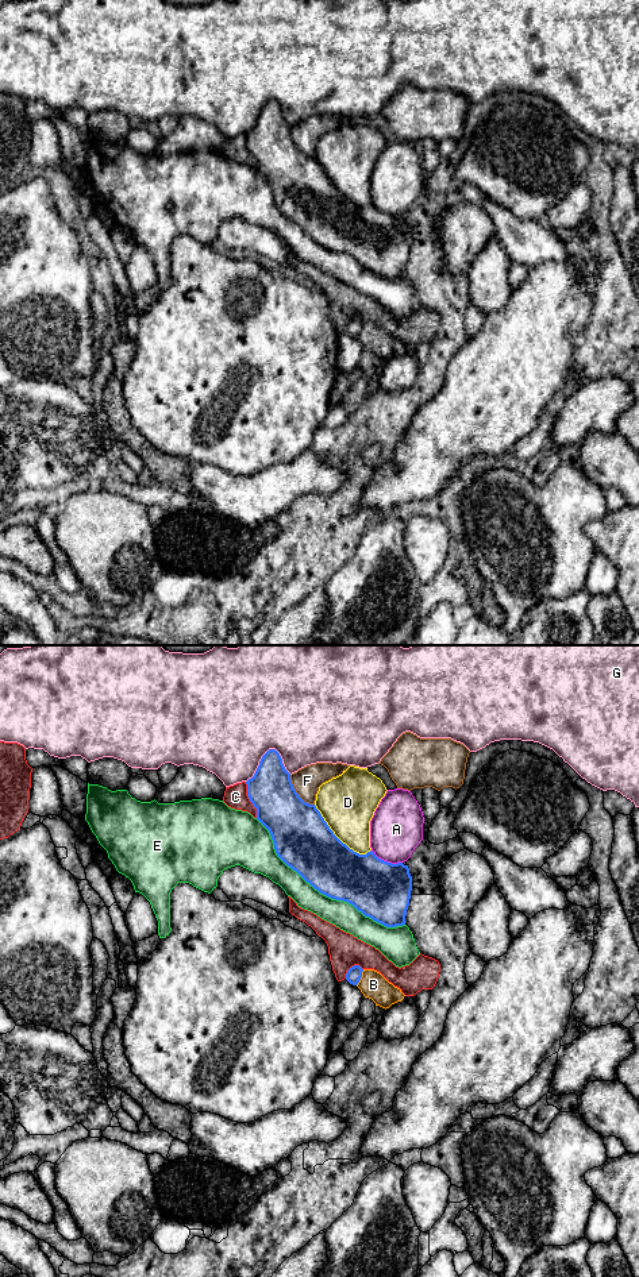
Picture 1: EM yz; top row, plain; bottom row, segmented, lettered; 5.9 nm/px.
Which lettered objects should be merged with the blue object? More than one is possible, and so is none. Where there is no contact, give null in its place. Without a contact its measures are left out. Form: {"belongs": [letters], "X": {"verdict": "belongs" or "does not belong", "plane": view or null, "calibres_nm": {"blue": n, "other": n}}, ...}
{"belongs": [], "A": {"verdict": "does not belong", "plane": "yz", "calibres_nm": {"blue": 340, "other": 320}}, "B": {"verdict": "does not belong", "plane": "yz", "calibres_nm": {"blue": 90, "other": 160}}, "C": {"verdict": "does not belong", "plane": "yz", "calibres_nm": {"blue": 280, "other": 140}}, "D": {"verdict": "does not belong", "plane": "yz", "calibres_nm": {"blue": 340, "other": 340}}, "E": {"verdict": "does not belong", "plane": "yz", "calibres_nm": {"blue": 320, "other": 160}}, "F": {"verdict": "does not belong", "plane": "yz", "calibres_nm": {"blue": 340, "other": 160}}, "G": {"verdict": "does not belong", "plane": "yz", "calibres_nm": {"blue": 260, "other": 500}}}

